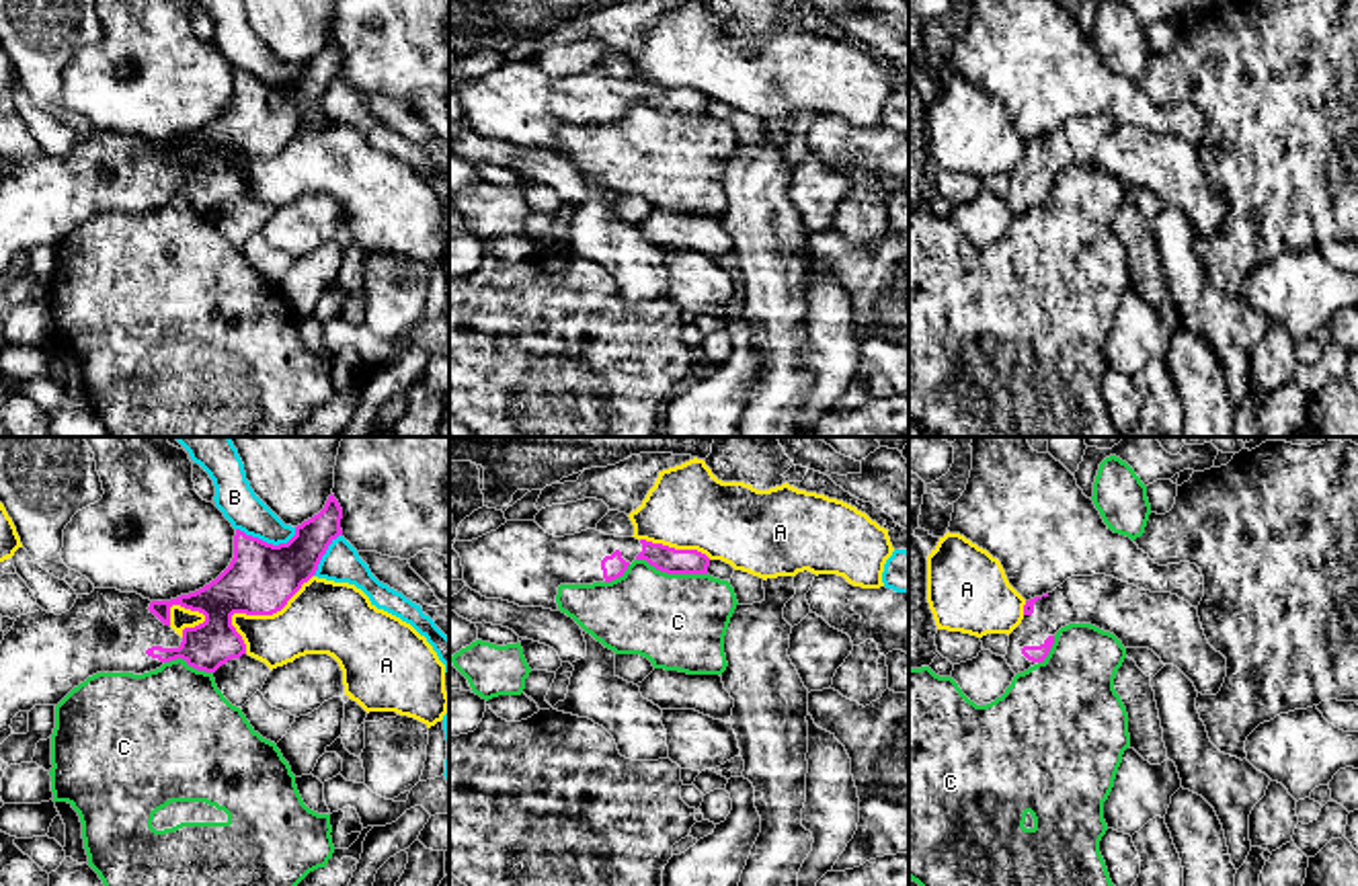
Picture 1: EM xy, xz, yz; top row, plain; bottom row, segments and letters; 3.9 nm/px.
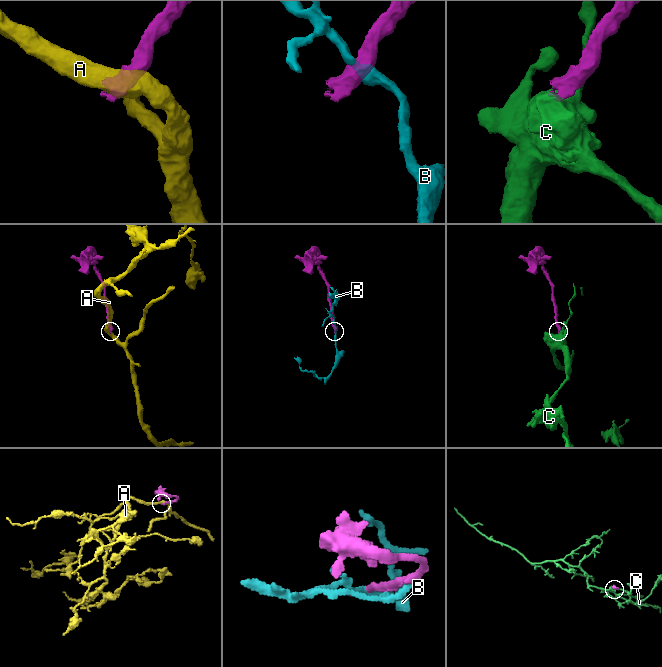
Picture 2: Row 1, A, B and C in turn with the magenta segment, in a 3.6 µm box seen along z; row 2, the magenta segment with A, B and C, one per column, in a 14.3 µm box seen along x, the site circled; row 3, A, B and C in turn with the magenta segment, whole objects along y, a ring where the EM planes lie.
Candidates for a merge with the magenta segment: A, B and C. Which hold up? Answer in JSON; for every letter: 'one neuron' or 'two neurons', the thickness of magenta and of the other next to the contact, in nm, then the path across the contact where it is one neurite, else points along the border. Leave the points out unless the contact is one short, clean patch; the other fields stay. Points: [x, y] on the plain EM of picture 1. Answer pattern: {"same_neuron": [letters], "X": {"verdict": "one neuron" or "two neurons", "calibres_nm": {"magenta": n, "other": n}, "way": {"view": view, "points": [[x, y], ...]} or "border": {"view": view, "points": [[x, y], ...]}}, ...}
{"same_neuron": [], "A": {"verdict": "two neurons", "calibres_nm": {"magenta": 280, "other": 280}}, "B": {"verdict": "two neurons", "calibres_nm": {"magenta": 280, "other": 150}}, "C": {"verdict": "two neurons", "calibres_nm": {"magenta": 100, "other": 380}}}

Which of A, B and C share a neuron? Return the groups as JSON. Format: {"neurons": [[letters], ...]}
{"neurons": [["A"], ["B"], ["C"]]}

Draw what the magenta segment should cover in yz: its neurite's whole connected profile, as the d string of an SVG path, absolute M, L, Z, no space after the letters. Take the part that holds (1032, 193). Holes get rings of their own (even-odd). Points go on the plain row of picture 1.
M1106 115L1071 117L1052 133L1026 142L1024 160L1009 174L1005 201L1011 211L1017 215L1044 203L1056 172L1069 164L1091 164L1114 174L1124 189L1153 191L1163 205L1177 207L1202 236L1216 236L1225 224L1227 199L1208 185L1196 148L1177 135L1151 133Z

